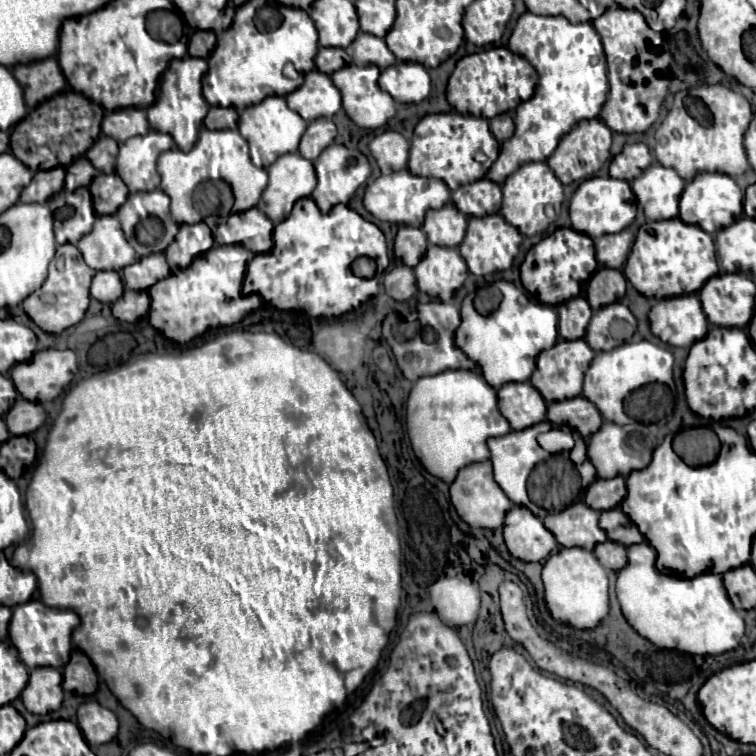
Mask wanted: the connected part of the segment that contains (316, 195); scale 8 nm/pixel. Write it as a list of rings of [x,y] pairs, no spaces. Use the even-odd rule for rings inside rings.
[[[330,144],[316,160],[314,160],[314,170],[316,170],[317,184],[312,192],[312,200],[318,204],[322,212],[330,212],[332,206],[336,204],[346,204],[352,194],[368,180],[370,176],[370,164],[366,156],[360,152],[352,152],[342,144]]]

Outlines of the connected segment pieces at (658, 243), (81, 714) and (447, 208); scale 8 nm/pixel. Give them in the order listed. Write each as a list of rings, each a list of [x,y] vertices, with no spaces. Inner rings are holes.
[[[680,218],[672,220],[662,220],[662,222],[648,222],[640,226],[632,252],[628,256],[628,262],[624,266],[624,276],[632,282],[632,286],[646,298],[662,300],[670,296],[682,296],[682,294],[694,294],[698,292],[706,280],[718,274],[718,262],[716,262],[716,250],[710,234],[706,234],[700,226],[694,224],[684,224]],[[648,228],[654,230],[654,236],[648,232]]]
[[[96,700],[84,702],[78,708],[78,726],[90,746],[106,744],[118,732],[116,716],[108,708],[100,706]]]
[[[452,202],[444,204],[444,208],[428,210],[422,230],[428,236],[430,244],[456,248],[466,236],[468,216],[464,216]]]

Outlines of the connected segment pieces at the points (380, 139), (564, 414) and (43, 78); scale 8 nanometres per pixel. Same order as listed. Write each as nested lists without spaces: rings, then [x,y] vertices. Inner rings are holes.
[[[386,130],[378,134],[368,144],[372,156],[376,158],[382,174],[404,170],[408,164],[408,140],[394,130]]]
[[[578,396],[572,400],[562,400],[562,402],[552,402],[548,406],[546,418],[554,426],[570,426],[572,430],[580,432],[580,436],[584,436],[584,438],[598,432],[600,424],[602,424],[598,408],[584,396]]]
[[[54,56],[48,60],[36,60],[32,64],[16,64],[12,74],[24,88],[24,100],[28,106],[36,106],[66,88],[64,74],[60,72],[60,64]]]

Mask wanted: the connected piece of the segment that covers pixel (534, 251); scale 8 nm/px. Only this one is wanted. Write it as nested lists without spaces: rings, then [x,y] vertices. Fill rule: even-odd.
[[[558,228],[526,252],[526,258],[520,264],[520,282],[536,302],[558,306],[564,300],[580,296],[596,268],[592,238],[572,228]]]

